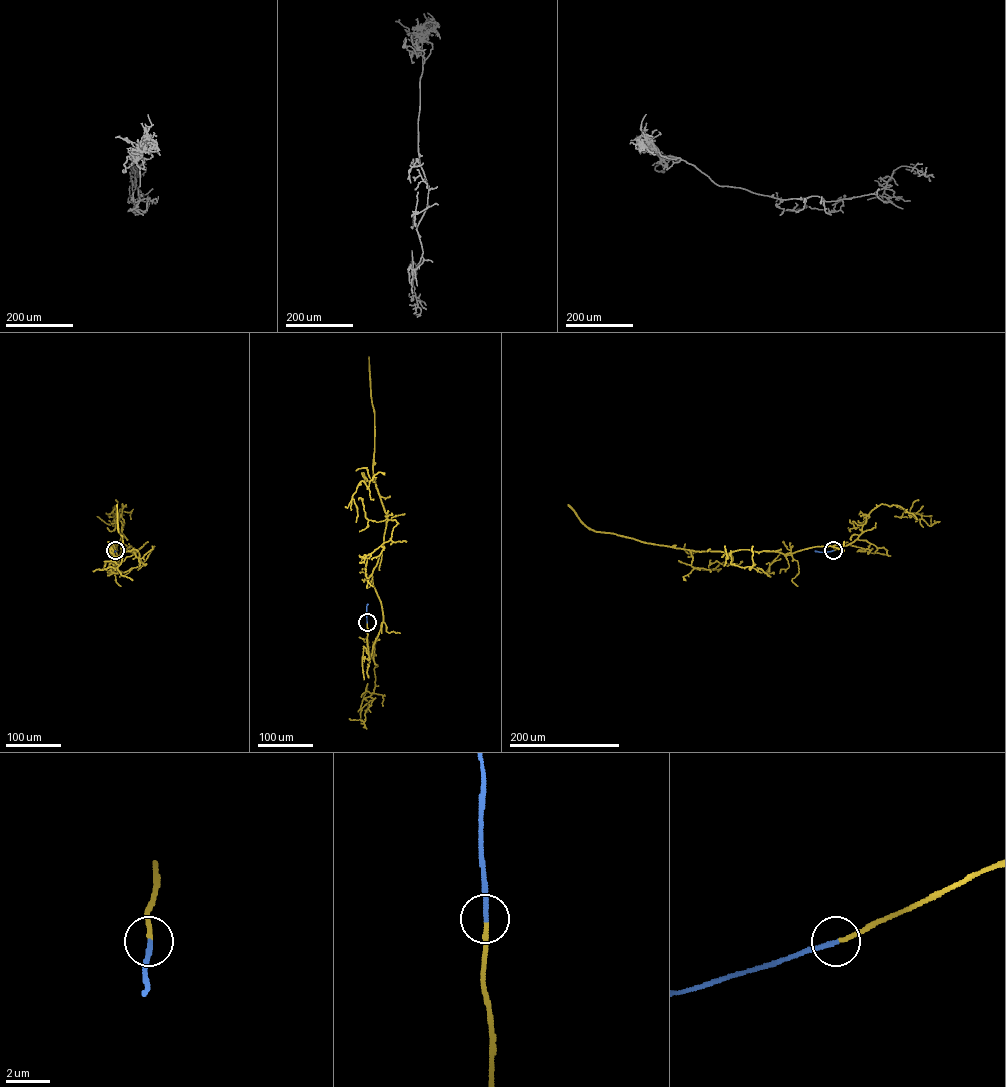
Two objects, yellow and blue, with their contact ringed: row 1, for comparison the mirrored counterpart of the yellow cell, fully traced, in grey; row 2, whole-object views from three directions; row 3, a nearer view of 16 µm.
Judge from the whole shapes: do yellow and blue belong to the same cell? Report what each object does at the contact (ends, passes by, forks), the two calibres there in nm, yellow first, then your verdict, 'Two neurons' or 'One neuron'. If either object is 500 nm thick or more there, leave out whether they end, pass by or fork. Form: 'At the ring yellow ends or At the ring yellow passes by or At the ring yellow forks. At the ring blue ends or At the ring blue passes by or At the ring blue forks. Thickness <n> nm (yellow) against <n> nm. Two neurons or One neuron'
At the ring yellow ends. At the ring blue ends. Thickness 190 nm (yellow) against 220 nm. One neuron

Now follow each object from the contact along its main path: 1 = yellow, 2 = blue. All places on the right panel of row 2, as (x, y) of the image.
1: (833, 550), (847, 542), (865, 549), (870, 544), (856, 539), (783, 554), (694, 551), (594, 531), (568, 504)
2: (833, 550), (815, 551)

